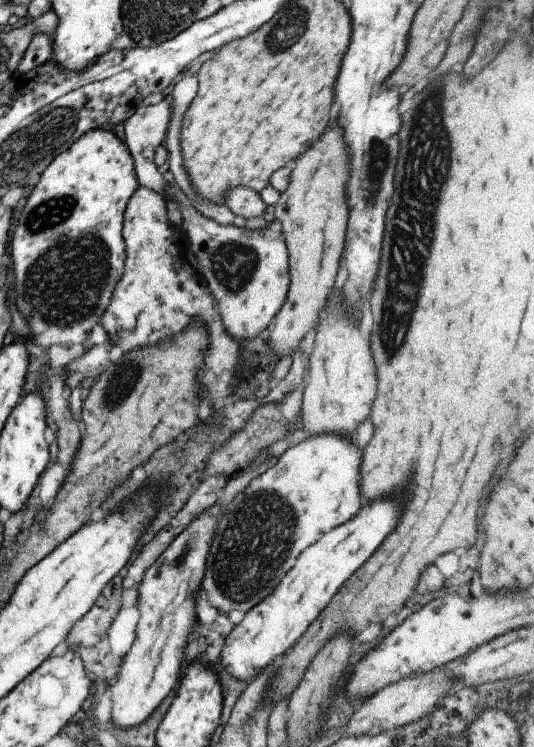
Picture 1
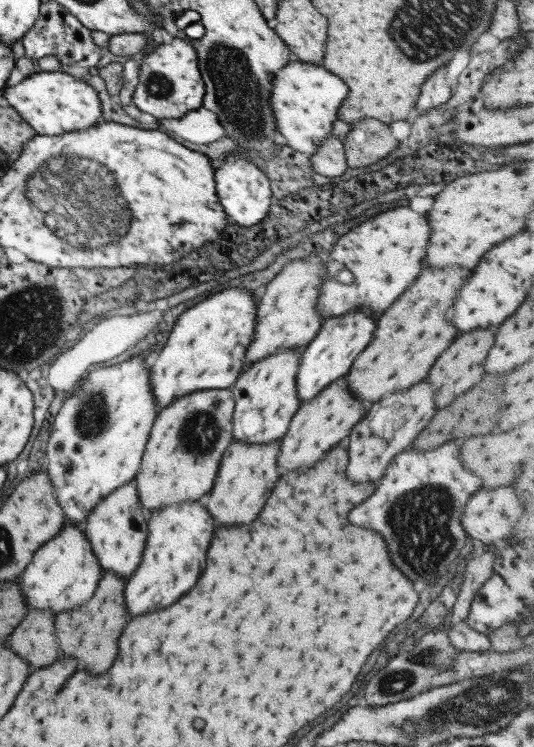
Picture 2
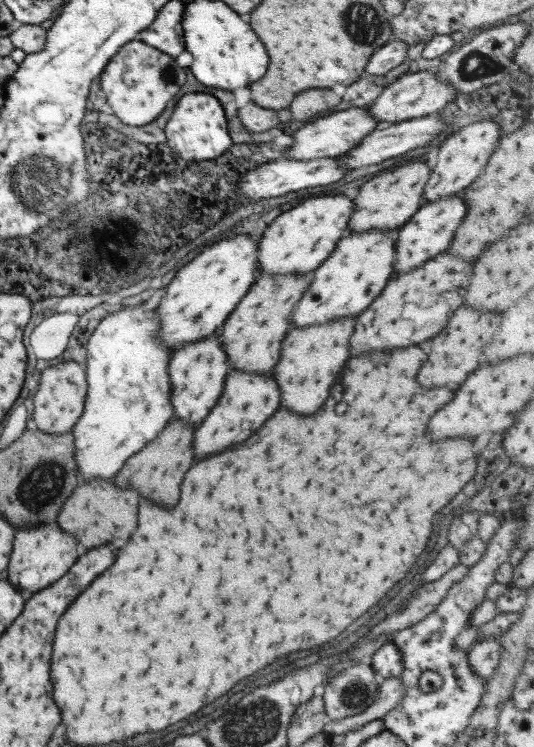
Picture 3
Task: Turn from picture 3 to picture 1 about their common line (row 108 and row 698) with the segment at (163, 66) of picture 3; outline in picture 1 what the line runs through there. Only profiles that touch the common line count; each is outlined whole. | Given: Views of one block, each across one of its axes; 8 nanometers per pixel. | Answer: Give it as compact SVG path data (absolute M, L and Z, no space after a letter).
M210 510L203 512L196 517L188 529L181 532L164 551L164 554L145 572L139 587L140 618L136 624L136 640L130 651L121 660L120 669L116 680L109 686L112 692L111 715L107 726L120 726L120 728L134 728L150 718L152 712L158 710L158 706L170 694L176 686L176 682L181 680L185 648L188 646L198 616L195 610L195 598L199 588L202 587L202 577L205 573L205 564L209 553L209 548L215 535L217 518L221 514L214 516Z

